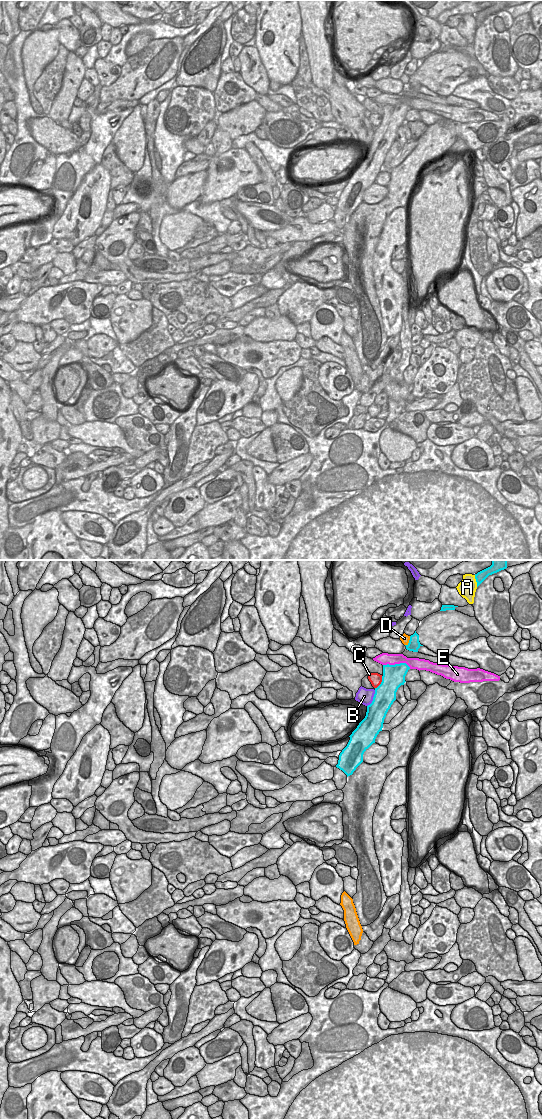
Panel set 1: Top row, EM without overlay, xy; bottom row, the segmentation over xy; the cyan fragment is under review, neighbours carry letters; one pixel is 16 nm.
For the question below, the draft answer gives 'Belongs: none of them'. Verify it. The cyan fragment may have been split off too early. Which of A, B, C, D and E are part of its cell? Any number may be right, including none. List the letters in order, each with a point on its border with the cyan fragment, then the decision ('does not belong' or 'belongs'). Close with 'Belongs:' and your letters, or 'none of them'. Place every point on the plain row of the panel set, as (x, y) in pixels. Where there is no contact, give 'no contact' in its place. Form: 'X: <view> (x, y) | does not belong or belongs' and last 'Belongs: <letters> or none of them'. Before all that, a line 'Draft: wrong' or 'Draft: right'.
Draft: right
A: xy (476, 21) | does not belong
B: xy (373, 138) | does not belong
C: xy (381, 122) | does not belong
D: xy (409, 81) | does not belong
E: xy (397, 104) | does not belong
Belongs: none of them

